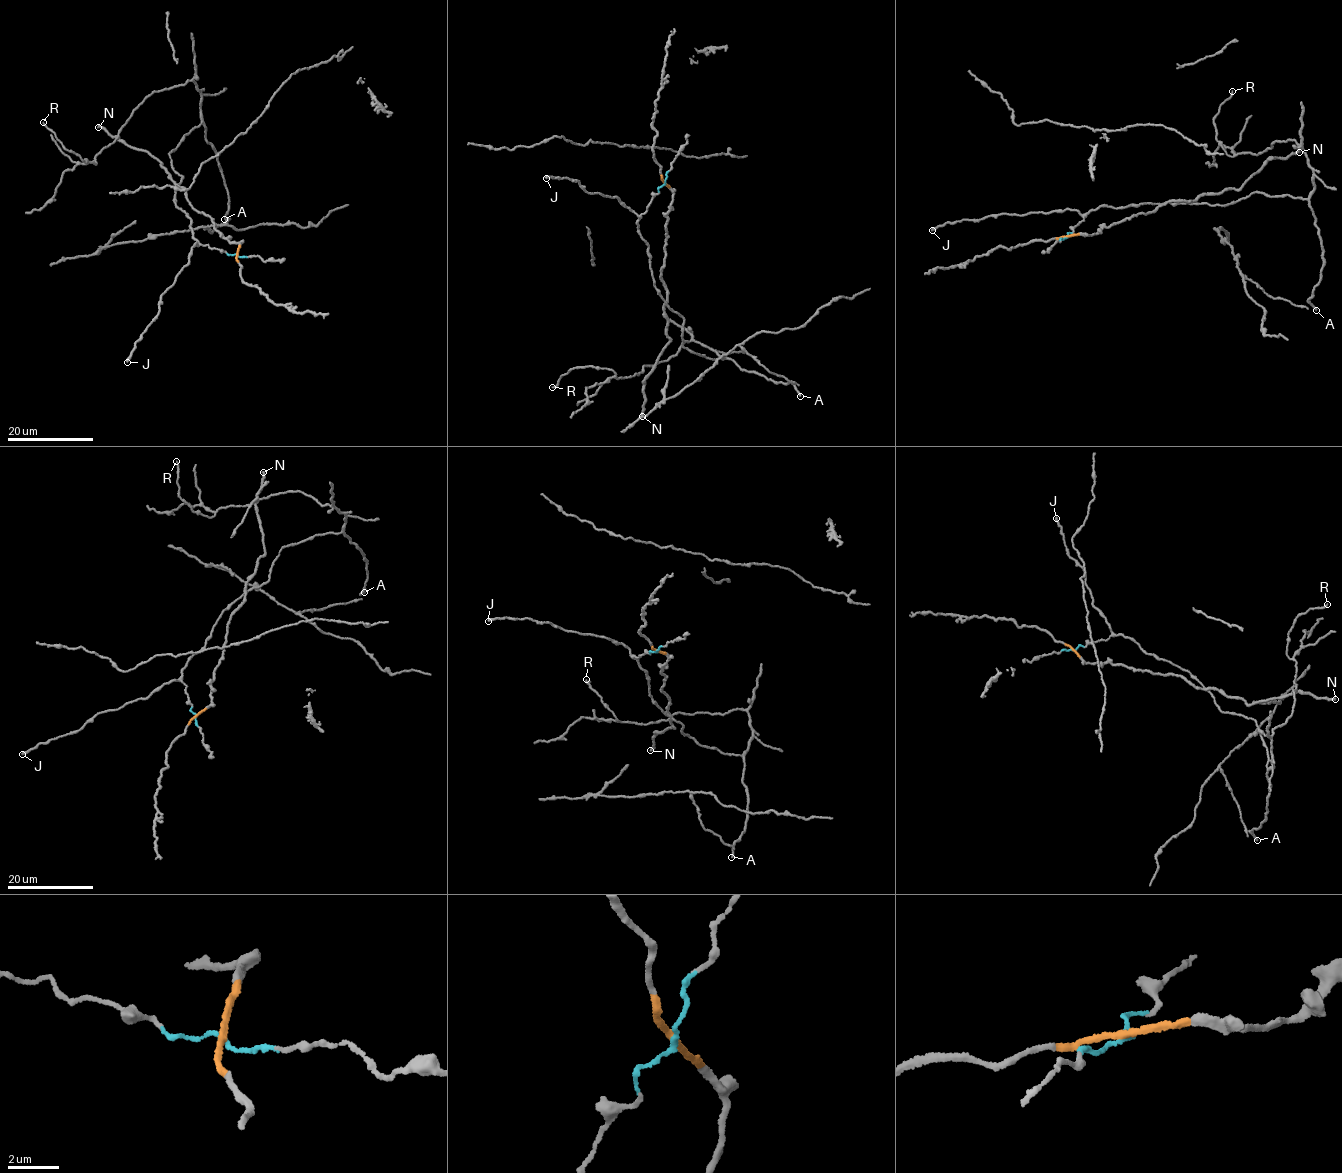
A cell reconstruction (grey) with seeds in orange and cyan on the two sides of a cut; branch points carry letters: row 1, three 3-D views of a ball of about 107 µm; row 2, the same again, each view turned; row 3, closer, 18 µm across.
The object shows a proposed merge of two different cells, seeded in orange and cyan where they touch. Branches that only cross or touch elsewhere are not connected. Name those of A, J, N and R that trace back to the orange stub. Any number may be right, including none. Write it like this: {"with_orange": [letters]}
{"with_orange": ["N"]}

